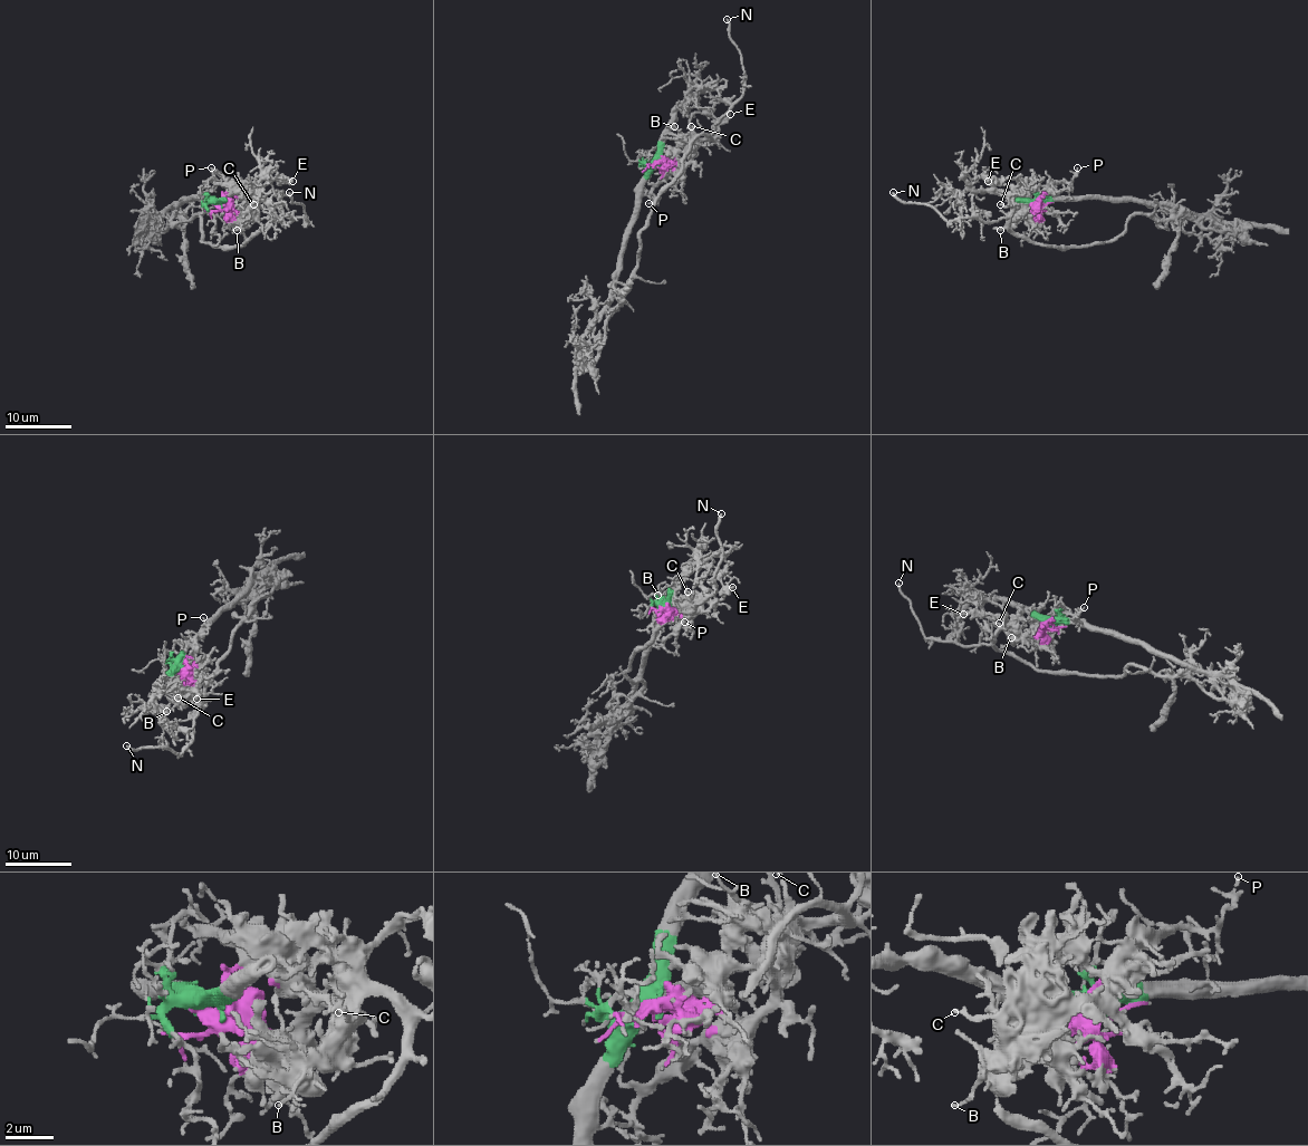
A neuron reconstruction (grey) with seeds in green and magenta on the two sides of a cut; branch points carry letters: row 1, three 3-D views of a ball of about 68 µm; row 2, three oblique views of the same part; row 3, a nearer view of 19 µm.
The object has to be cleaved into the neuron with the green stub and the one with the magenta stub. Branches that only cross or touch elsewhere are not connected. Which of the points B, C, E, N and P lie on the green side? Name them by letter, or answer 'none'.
none

